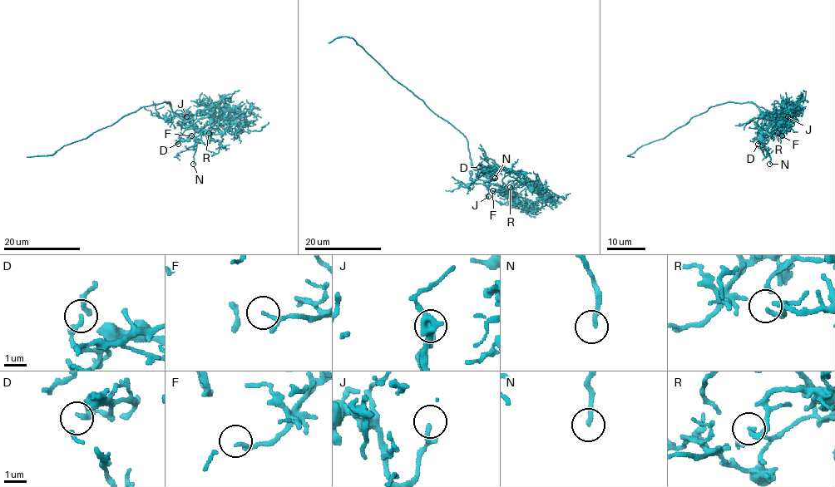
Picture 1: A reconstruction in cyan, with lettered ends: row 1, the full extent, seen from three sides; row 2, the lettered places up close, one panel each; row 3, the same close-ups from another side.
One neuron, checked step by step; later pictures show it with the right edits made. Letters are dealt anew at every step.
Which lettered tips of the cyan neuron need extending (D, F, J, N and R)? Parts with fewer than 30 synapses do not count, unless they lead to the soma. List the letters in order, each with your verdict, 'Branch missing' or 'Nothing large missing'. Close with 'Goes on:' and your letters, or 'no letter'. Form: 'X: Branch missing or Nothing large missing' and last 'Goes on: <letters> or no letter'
D: Nothing large missing
F: Nothing large missing
J: Branch missing
N: Nothing large missing
R: Nothing large missing
Goes on: J

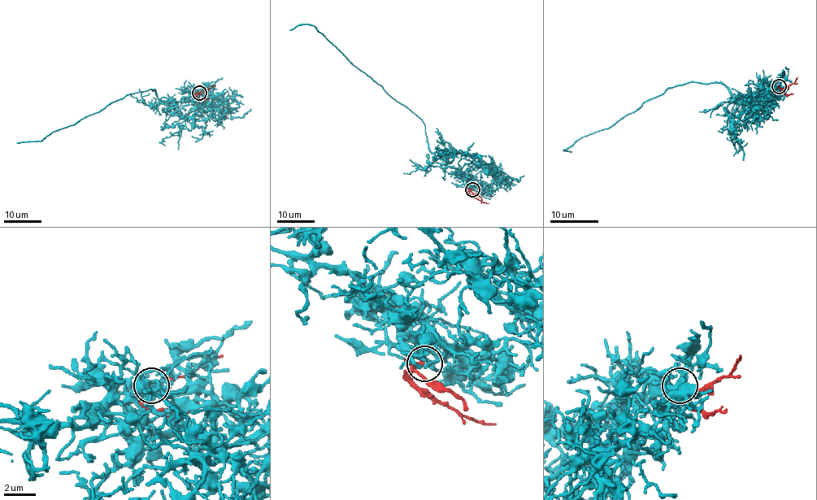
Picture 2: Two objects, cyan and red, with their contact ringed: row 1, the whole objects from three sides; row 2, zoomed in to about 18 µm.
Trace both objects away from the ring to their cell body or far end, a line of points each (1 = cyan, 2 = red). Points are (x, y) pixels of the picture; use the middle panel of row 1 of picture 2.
1: (472, 189), (441, 155), (431, 151), (425, 124), (314, 26), (299, 23), (289, 30)
2: (472, 189), (471, 193), (488, 203)

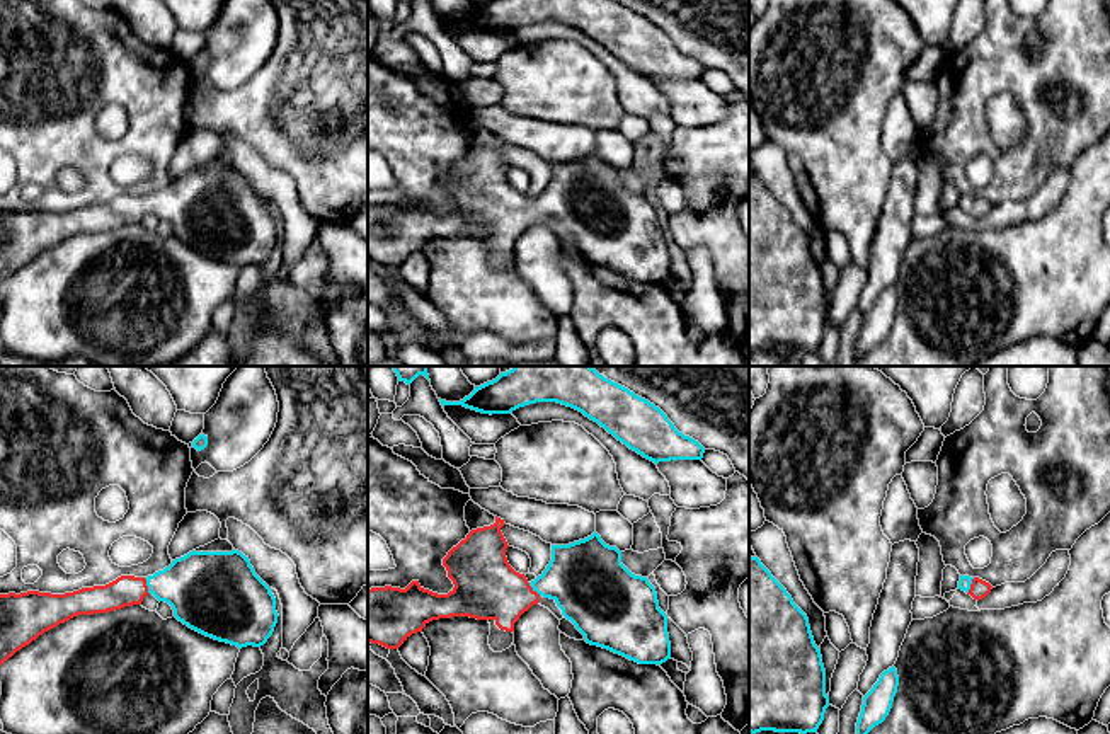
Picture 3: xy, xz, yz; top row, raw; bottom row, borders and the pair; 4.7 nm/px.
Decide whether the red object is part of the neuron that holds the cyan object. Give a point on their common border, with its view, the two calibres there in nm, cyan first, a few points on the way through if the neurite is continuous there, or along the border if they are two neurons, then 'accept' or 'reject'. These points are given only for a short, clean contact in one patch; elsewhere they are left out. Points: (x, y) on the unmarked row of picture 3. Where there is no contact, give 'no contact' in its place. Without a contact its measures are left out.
meets cyan in xy at (147, 203); 320 nm thick on the cyan side, 140 nm on the other; runs through xy (200, 205), (147, 203), (125, 210); accept

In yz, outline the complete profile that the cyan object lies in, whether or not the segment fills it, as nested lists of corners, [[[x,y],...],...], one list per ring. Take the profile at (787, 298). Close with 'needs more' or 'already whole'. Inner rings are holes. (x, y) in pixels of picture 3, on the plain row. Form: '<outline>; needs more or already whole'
[[[749,175],[749,351],[817,351],[829,315],[807,233],[758,175]]]; already whole

